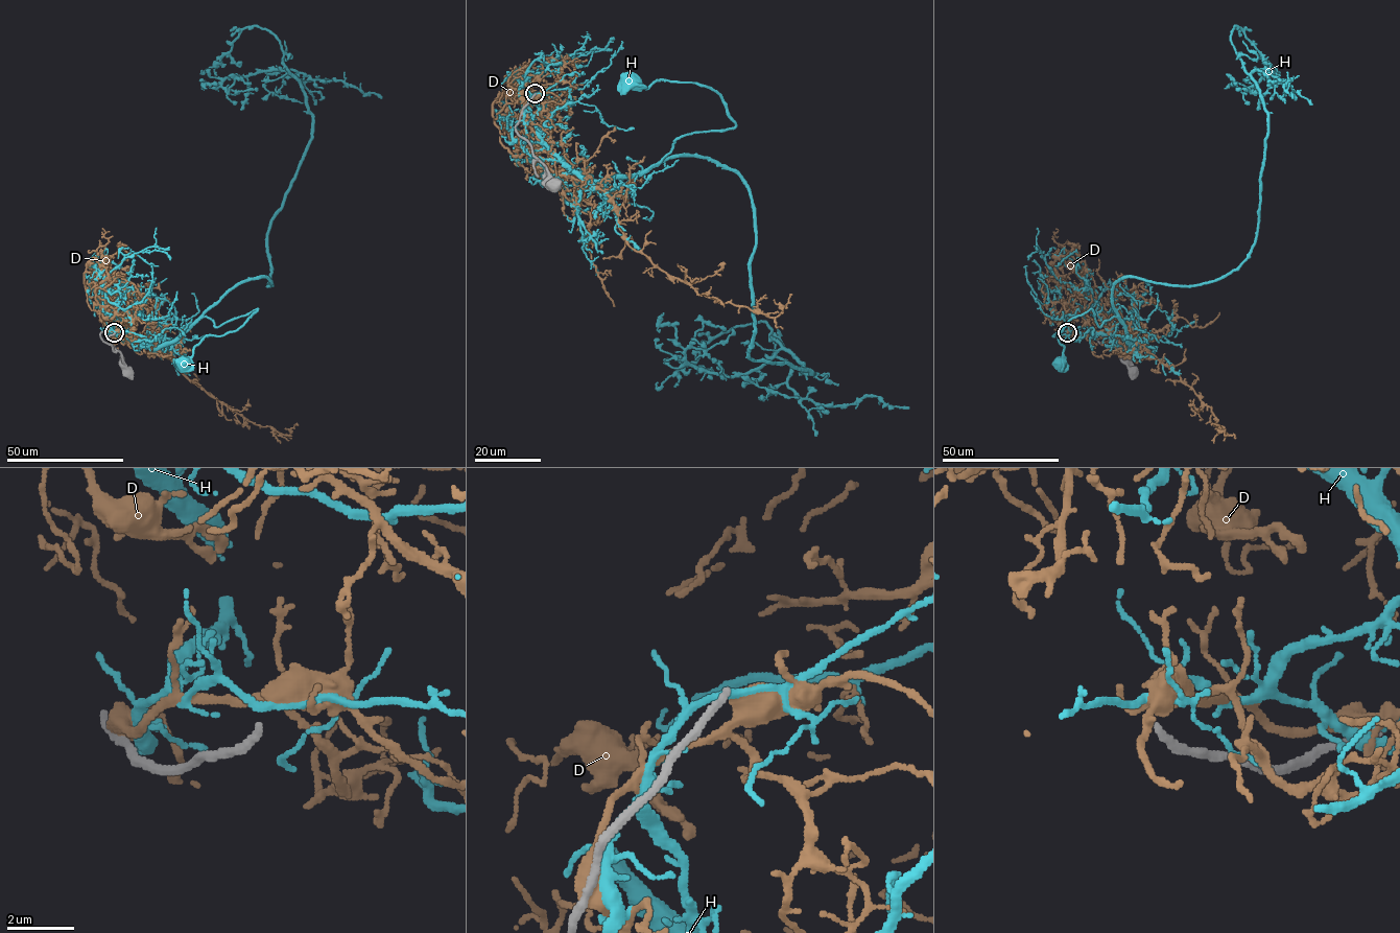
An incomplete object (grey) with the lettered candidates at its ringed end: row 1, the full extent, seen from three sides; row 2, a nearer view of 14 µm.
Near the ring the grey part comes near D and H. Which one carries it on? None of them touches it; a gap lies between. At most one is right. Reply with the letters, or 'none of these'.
none of these

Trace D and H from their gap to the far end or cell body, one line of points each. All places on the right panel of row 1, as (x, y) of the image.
D: (1068, 331), (1110, 330), (1125, 335), (1137, 353), (1171, 368), (1211, 409), (1227, 435), (1218, 425), (1211, 424)
H: (1068, 331), (1089, 326), (1130, 346), (1117, 317), (1099, 327), (1091, 308), (1059, 335), (1059, 363)

